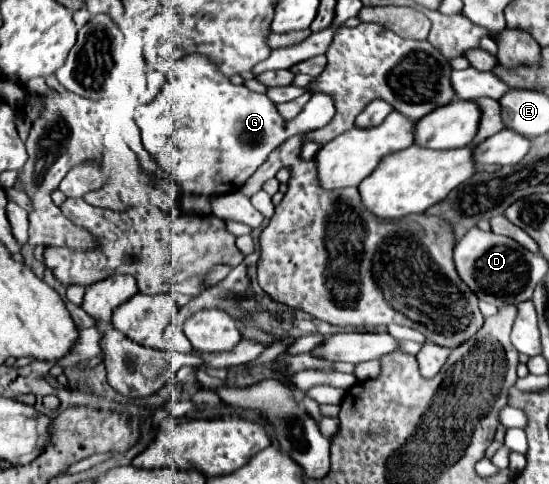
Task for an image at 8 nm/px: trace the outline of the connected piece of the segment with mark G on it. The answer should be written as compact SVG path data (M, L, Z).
M199 54L185 56L179 60L167 74L167 82L161 86L159 94L153 102L137 108L135 124L141 128L141 138L145 150L153 156L153 160L169 174L173 174L175 182L187 194L203 194L203 196L219 196L239 190L245 180L267 160L267 156L281 146L289 136L299 132L311 132L327 126L335 116L335 102L329 94L317 92L303 108L303 112L295 120L283 120L277 112L275 102L271 102L265 94L257 94L245 86L231 84L217 68Z

